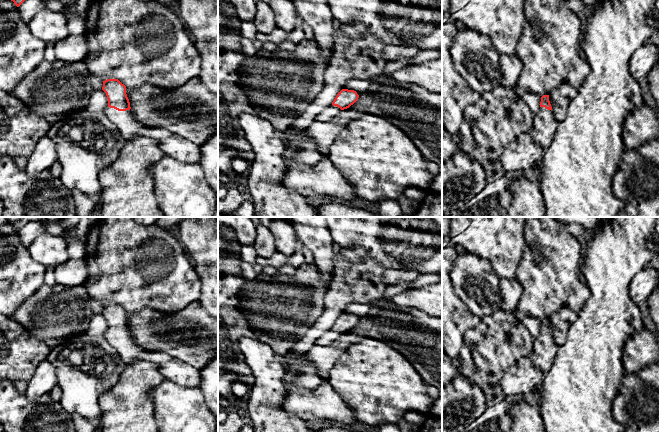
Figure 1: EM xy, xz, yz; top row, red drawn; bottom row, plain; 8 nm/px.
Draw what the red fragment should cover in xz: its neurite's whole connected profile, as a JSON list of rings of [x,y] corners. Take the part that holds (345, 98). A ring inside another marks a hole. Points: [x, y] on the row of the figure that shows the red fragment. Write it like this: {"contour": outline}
{"contour": [[[342,89],[330,106],[324,109],[317,117],[316,121],[327,122],[336,117],[342,110],[349,108],[359,98],[360,93],[354,90]]]}

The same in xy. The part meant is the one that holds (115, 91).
{"contour": [[[118,79],[103,81],[102,90],[108,99],[108,107],[103,113],[120,130],[126,141],[139,135],[150,137],[159,143],[165,155],[183,163],[200,163],[201,144],[187,140],[167,129],[145,127],[139,123],[130,110],[126,86]]]}

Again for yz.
{"contour": [[[543,95],[539,111],[533,119],[532,133],[534,141],[540,147],[546,149],[551,144],[559,124],[553,115],[549,95]]]}

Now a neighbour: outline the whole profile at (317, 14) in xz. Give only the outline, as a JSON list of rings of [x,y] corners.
[[[292,0],[299,17],[305,21],[314,32],[314,41],[316,42],[319,50],[322,52],[320,55],[321,60],[326,64],[330,64],[331,56],[328,54],[333,50],[334,45],[334,32],[333,19],[334,16],[330,9],[328,0]]]

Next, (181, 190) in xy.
[[[168,155],[150,166],[158,205],[166,217],[213,217],[216,195],[208,185],[200,164],[183,163]]]

